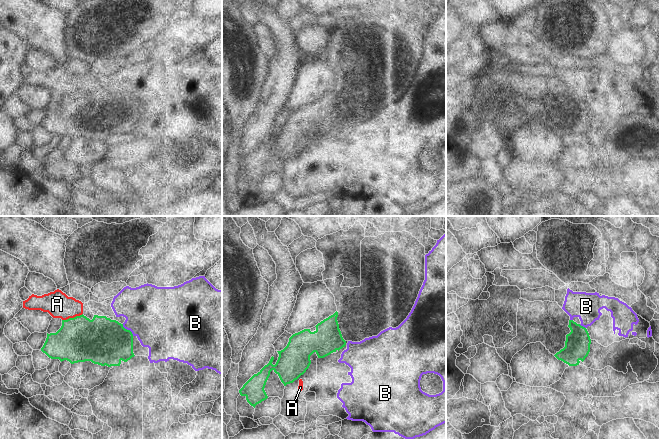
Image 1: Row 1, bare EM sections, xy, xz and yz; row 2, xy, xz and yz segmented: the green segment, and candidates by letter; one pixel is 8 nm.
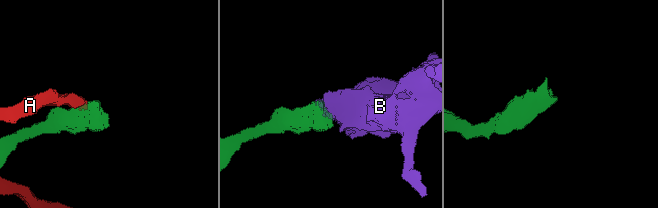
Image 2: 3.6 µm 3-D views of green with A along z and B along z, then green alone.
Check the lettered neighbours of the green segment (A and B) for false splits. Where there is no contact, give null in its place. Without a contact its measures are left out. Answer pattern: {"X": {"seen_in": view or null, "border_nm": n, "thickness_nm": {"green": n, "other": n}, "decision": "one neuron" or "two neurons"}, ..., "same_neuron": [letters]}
{"A": {"seen_in": "xy", "border_nm": 180, "thickness_nm": {"green": 360, "other": 200}, "decision": "two neurons"}, "B": {"seen_in": "xy", "border_nm": 130, "thickness_nm": {"green": 380, "other": 460}, "decision": "two neurons"}, "same_neuron": []}

